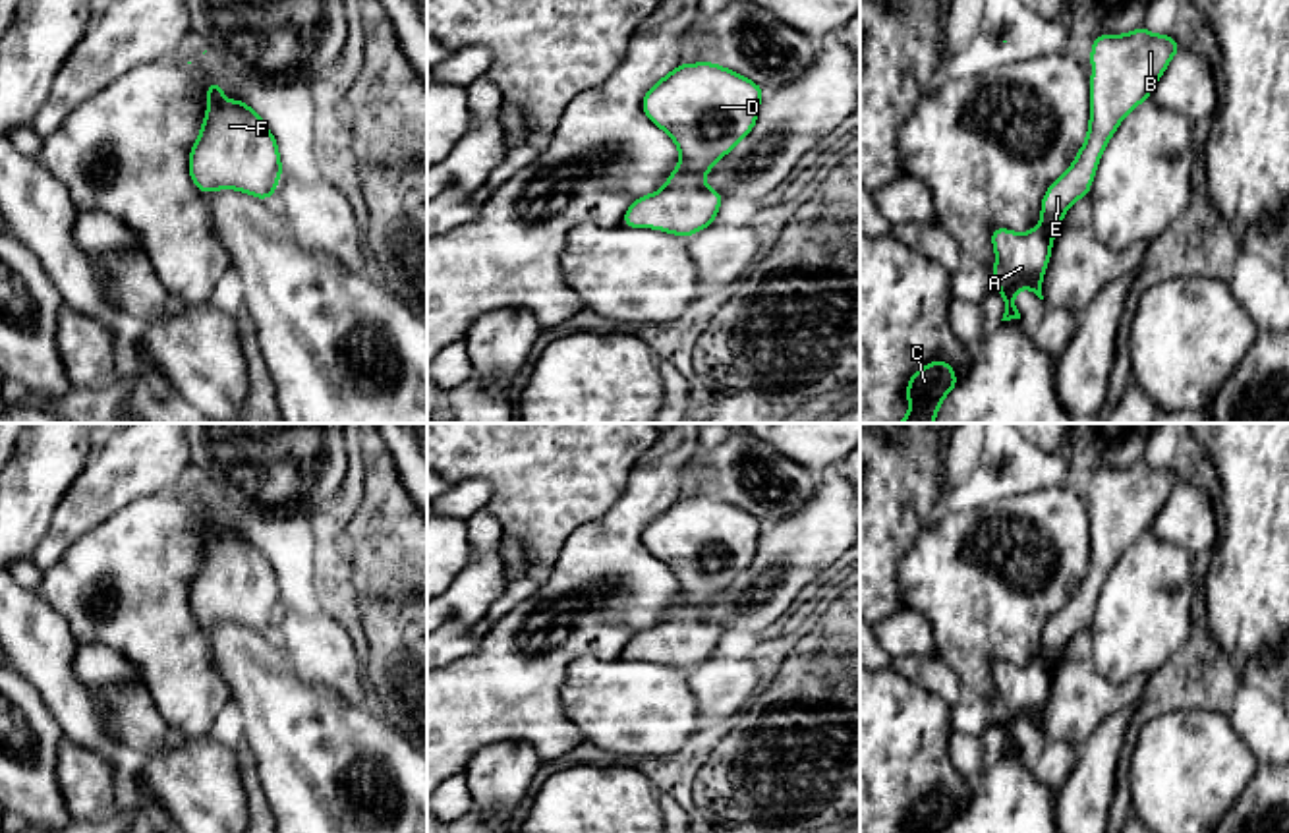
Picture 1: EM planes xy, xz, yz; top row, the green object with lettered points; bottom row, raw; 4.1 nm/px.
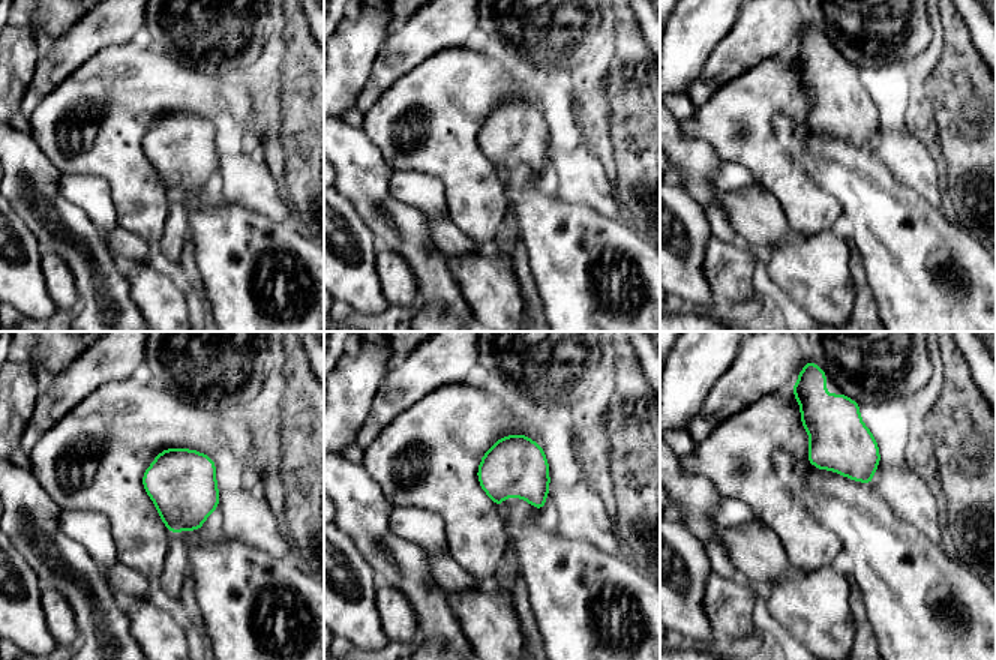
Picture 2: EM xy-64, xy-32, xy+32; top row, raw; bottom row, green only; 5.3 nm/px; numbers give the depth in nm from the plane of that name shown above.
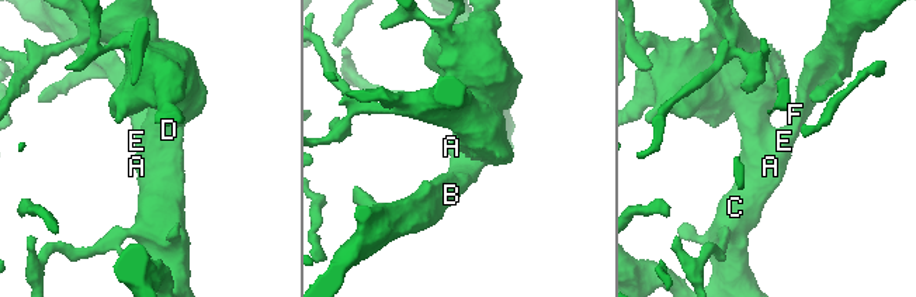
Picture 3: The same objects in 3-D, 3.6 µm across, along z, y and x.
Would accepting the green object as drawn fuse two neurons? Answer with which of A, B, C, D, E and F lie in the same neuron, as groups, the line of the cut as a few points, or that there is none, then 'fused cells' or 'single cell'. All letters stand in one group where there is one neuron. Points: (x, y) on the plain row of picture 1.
A B C D E F | no cut | single cell

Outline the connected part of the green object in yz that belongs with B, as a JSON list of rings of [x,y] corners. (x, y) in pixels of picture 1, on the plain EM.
[[[1144,460],[1129,468],[1102,468],[1090,483],[1090,560],[1084,578],[1067,605],[1055,613],[1042,632],[1040,657],[1024,667],[993,661],[991,675],[997,698],[989,702],[999,715],[999,729],[1007,734],[1001,754],[1020,752],[1015,727],[1030,721],[1040,732],[1042,709],[1051,688],[1053,667],[1067,642],[1080,630],[1088,630],[1096,609],[1098,591],[1121,553],[1146,533],[1181,483],[1167,468],[1154,468]]]

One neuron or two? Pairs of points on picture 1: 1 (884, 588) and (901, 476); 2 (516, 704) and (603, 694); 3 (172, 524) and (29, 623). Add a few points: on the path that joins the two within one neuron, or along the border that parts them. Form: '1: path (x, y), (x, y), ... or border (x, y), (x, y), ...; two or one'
1: path (884, 561), (884, 524), (897, 503); one
2: border (576, 658), (561, 690), (561, 710), (584, 739); two
3: border (31, 590), (66, 623), (78, 642); two

